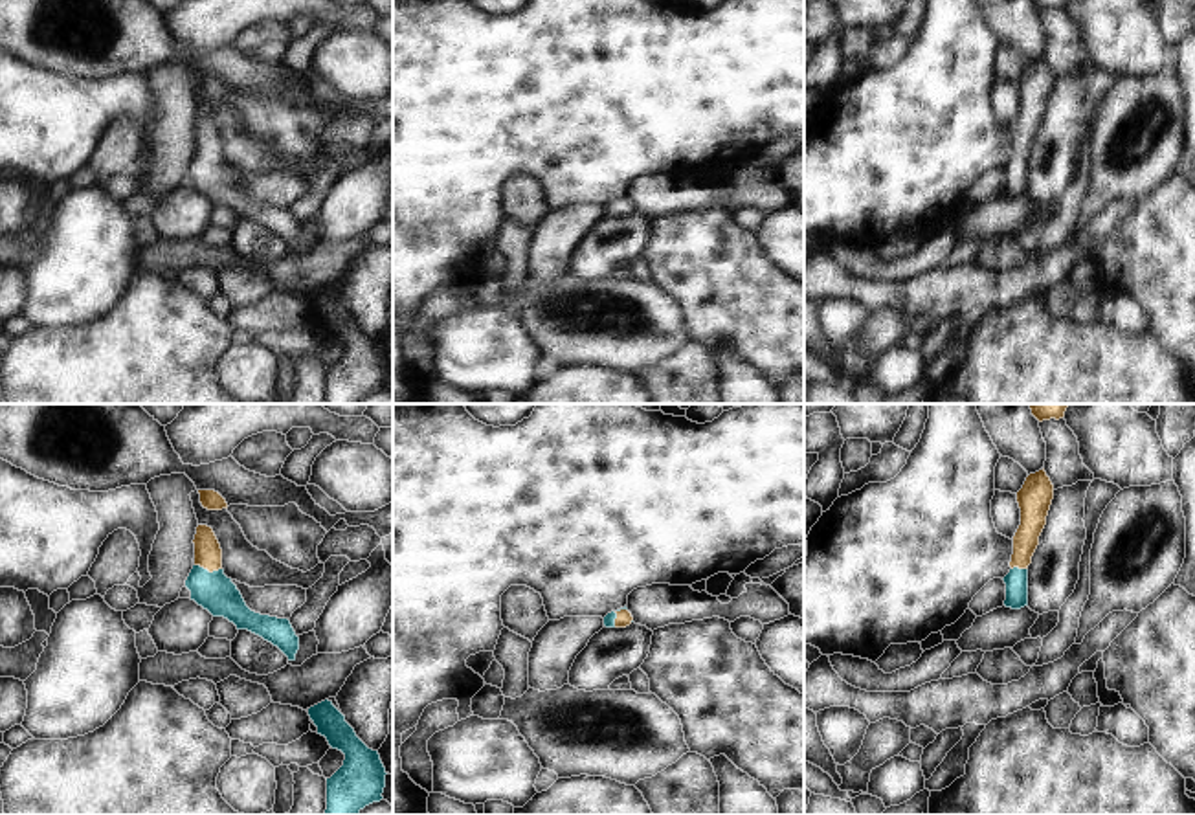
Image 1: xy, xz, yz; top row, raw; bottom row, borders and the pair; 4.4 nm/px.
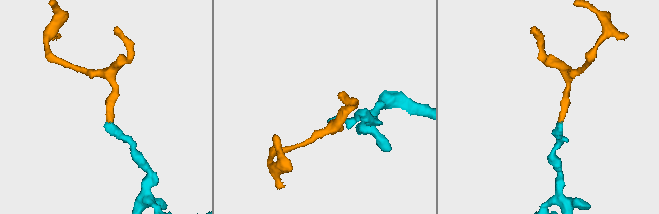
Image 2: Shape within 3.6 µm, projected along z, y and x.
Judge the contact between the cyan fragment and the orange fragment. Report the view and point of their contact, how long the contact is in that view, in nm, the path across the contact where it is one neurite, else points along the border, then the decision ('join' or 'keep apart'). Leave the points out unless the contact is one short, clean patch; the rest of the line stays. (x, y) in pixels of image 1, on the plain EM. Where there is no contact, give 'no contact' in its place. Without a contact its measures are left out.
contact xy (206, 158); length 120 nm; way xy (213, 180), (206, 169), (206, 158), (208, 142); join

